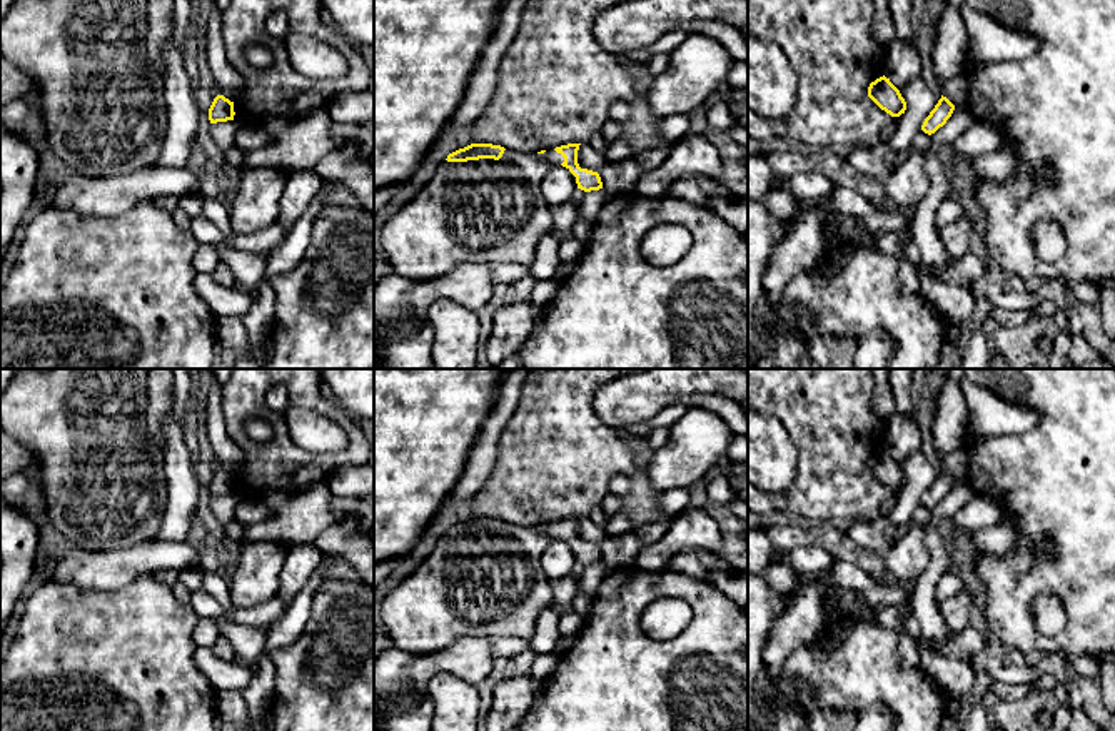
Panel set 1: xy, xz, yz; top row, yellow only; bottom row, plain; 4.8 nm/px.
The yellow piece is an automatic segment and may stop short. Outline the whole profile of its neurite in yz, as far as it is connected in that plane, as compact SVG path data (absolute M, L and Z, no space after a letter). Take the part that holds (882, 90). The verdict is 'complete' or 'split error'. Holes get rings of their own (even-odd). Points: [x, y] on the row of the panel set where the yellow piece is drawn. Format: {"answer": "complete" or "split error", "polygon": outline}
{"answer": "complete", "polygon": "M885 75L870 83L868 97L891 117L900 117L906 110L900 90Z"}

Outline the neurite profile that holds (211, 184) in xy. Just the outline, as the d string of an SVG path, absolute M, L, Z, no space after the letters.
M204 172L199 177L199 189L197 192L204 197L214 197L219 199L222 194L224 184L222 175L215 172Z

